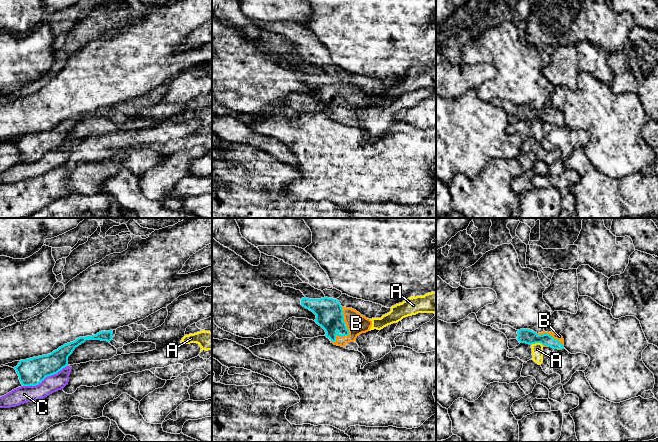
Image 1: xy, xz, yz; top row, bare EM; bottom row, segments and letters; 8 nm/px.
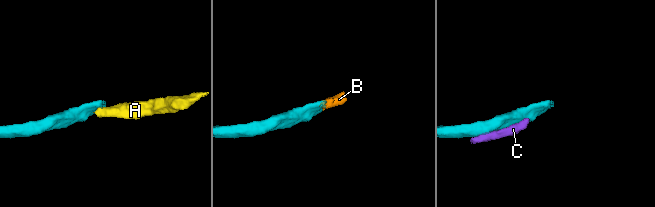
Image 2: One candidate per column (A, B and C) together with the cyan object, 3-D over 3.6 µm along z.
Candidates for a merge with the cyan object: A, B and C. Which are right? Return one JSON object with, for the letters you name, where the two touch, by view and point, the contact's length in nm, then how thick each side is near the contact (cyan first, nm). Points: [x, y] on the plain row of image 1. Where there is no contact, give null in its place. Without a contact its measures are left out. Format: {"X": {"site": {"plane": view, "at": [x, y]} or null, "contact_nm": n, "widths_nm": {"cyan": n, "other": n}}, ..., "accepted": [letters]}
{"B": {"site": {"plane": "xz", "at": [348, 106]}, "contact_nm": 300, "widths_nm": {"cyan": 220, "other": 160}}, "accepted": ["B"]}

